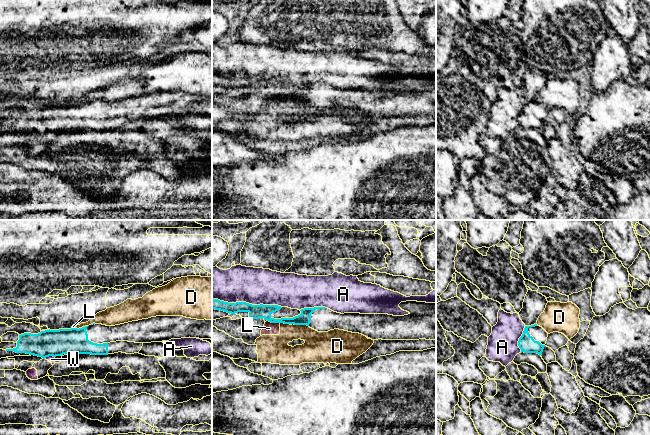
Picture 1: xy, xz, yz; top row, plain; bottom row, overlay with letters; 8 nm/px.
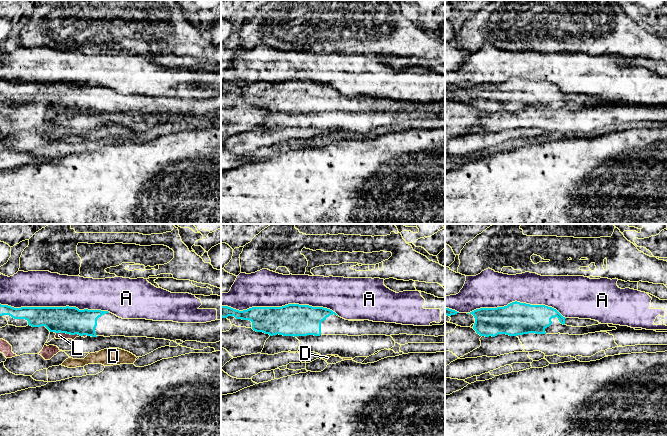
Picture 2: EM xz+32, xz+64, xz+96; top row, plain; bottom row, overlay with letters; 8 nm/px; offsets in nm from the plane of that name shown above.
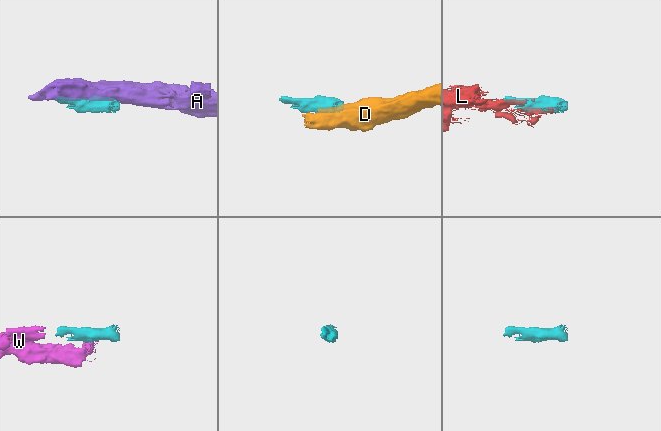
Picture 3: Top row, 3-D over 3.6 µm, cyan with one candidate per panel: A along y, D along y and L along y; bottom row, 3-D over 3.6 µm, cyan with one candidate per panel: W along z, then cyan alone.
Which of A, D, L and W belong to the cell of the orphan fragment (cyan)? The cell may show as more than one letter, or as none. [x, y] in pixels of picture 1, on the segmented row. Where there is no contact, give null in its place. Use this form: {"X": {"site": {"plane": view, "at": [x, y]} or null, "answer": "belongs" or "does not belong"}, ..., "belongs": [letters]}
{"A": {"site": {"plane": "xz", "at": [247, 303]}, "answer": "does not belong"}, "D": {"site": {"plane": "xz", "at": [300, 324]}, "answer": "does not belong"}, "L": {"site": {"plane": "xz", "at": [273, 322]}, "answer": "does not belong"}, "W": {"site": {"plane": "xy", "at": [49, 355]}, "answer": "does not belong"}, "belongs": []}

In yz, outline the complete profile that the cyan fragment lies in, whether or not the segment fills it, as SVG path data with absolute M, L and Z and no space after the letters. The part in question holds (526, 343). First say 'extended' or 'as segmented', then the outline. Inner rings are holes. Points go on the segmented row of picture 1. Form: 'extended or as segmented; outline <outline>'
extended; outline M537 324L525 326L523 334L519 338L518 346L521 352L542 355L547 337L548 333Z

